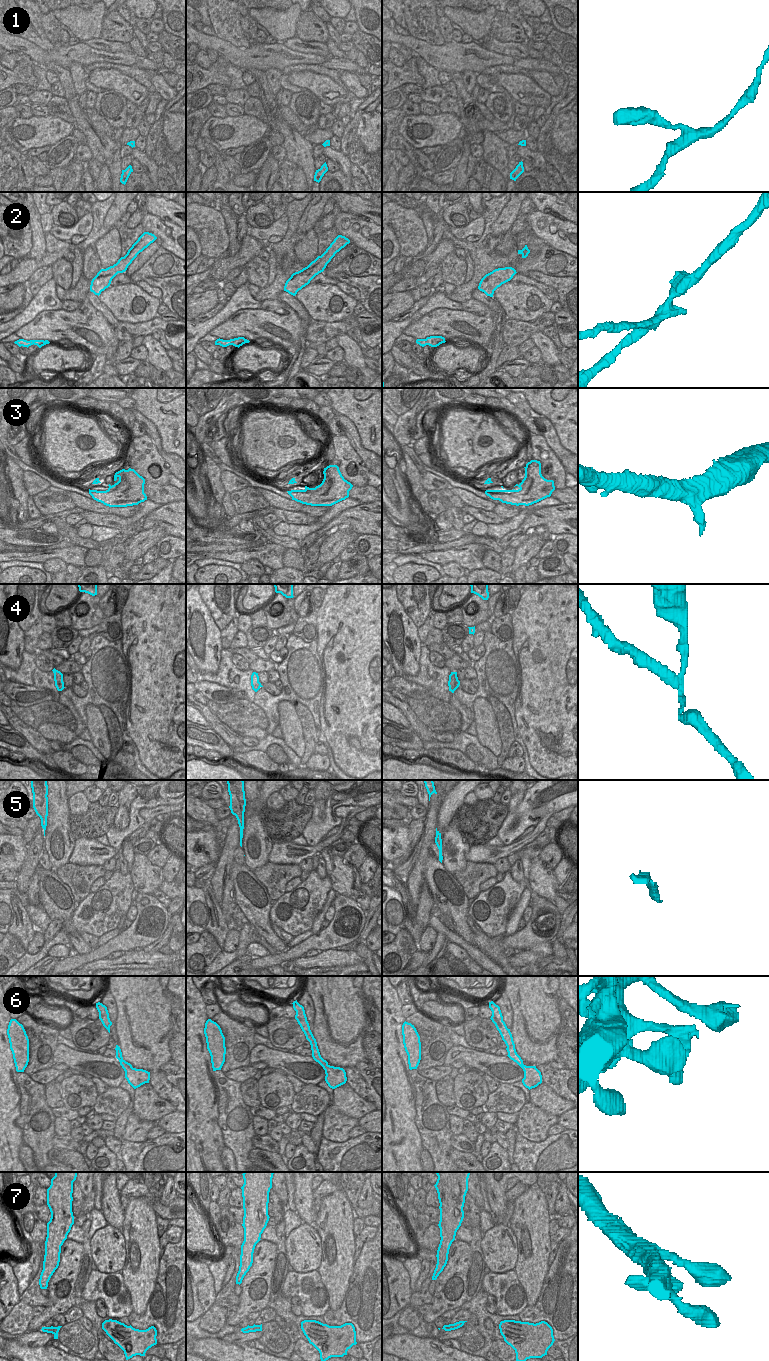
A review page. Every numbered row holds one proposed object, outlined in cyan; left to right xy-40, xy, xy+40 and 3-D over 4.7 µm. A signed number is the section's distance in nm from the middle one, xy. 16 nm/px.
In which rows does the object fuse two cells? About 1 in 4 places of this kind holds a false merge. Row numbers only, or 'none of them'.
2, 4

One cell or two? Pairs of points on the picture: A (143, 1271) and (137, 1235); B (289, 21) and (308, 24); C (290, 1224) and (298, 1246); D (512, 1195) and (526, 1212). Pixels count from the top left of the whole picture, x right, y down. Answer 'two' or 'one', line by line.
A: one
B: two
C: two
D: two

